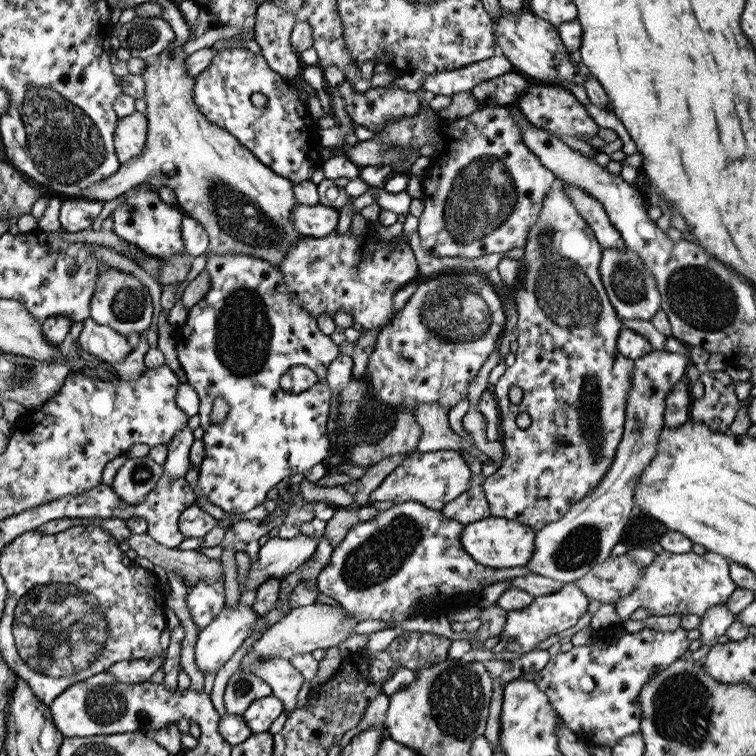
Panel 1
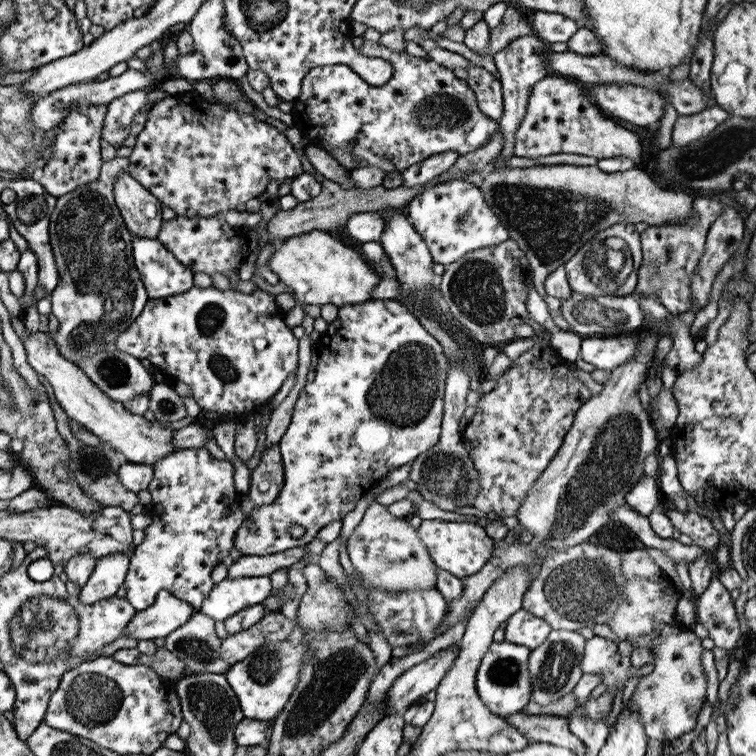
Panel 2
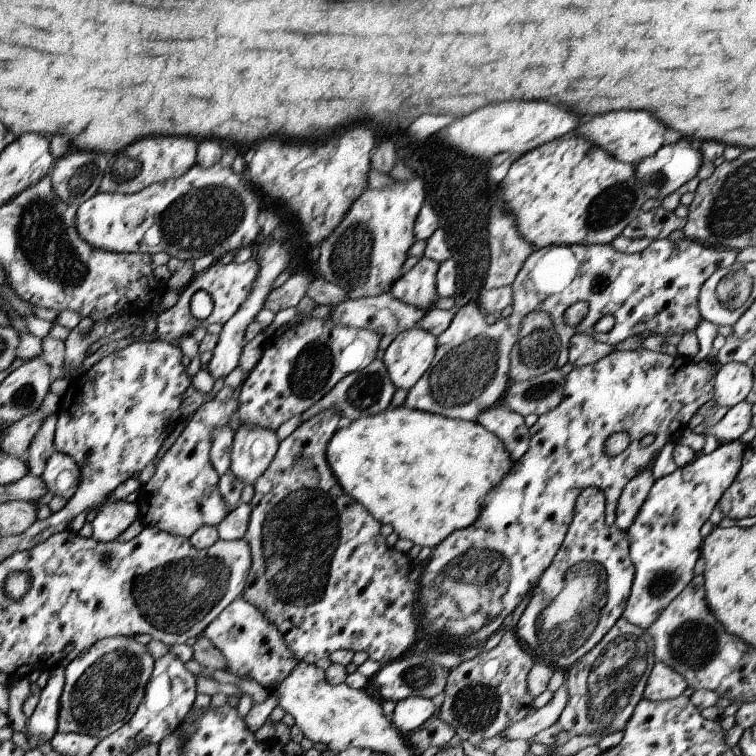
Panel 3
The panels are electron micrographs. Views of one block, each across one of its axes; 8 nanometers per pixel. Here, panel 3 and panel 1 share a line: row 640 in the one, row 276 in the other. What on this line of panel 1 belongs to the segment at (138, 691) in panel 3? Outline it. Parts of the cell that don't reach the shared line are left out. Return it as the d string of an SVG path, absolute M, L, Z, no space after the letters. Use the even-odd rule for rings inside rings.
M106 269L98 278L95 286L94 298L91 304L90 317L94 322L113 328L118 334L127 336L131 332L141 334L150 326L150 308L148 306L148 287L144 286L132 273L120 271L118 269Z

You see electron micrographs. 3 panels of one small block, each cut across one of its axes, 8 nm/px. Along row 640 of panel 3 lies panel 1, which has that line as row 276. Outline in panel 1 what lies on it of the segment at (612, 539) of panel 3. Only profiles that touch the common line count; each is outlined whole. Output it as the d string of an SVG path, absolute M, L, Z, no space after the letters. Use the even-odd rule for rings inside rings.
M556 178L542 205L539 217L534 226L531 226L527 236L524 255L519 259L521 262L521 276L519 276L519 280L514 286L518 311L516 328L518 349L515 353L516 361L512 366L506 367L504 374L491 387L493 396L498 402L498 411L500 411L500 427L502 430L500 444L504 447L504 458L502 458L502 464L500 464L500 468L496 470L496 473L486 478L486 482L480 485L486 495L492 517L508 518L514 522L521 522L529 526L534 533L538 533L542 527L562 518L562 515L566 514L566 511L570 510L570 507L575 502L580 502L582 498L598 487L600 481L606 476L607 470L612 467L616 450L618 450L618 446L622 442L622 436L625 434L627 394L629 393L631 378L634 374L634 360L617 351L617 338L624 326L621 323L621 319L617 316L612 303L609 301L601 281L601 272L599 271L601 246L598 244L597 238L592 233L588 223L574 208L574 203L570 201L570 197L566 195L565 190L563 190L562 180ZM511 386L520 386L522 388L524 397L519 404L513 404L509 400L508 390ZM522 413L529 414L532 419L532 424L528 428L518 428L516 424L517 416Z

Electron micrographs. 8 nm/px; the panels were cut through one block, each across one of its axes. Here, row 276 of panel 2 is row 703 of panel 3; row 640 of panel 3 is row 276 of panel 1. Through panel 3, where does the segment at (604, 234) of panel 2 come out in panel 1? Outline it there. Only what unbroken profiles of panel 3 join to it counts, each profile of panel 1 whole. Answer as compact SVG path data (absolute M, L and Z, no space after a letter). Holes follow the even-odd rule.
M626 247L625 251L601 248L599 271L609 301L620 319L644 319L650 321L654 314L657 313L657 310L661 308L661 296L655 278L644 268L638 253L635 253L630 247Z

